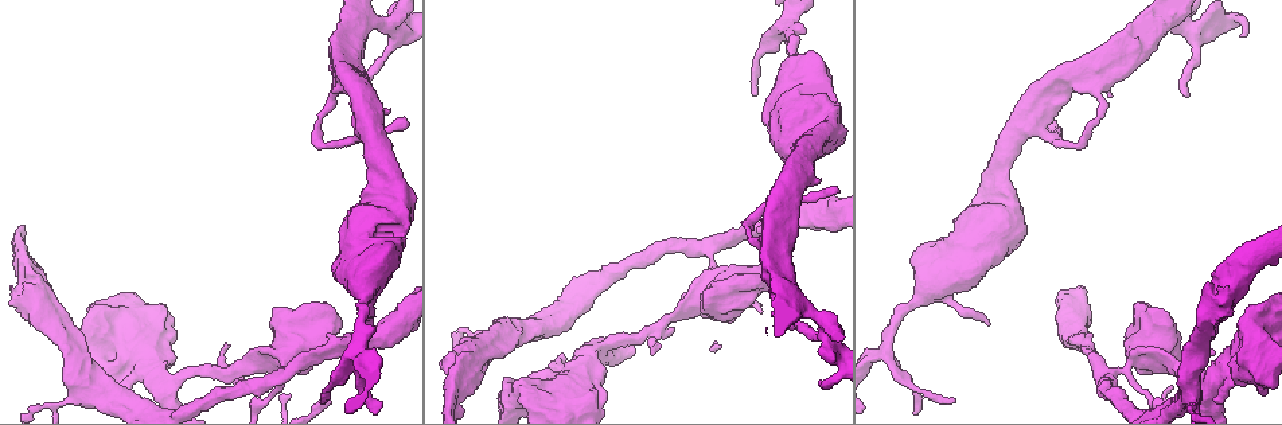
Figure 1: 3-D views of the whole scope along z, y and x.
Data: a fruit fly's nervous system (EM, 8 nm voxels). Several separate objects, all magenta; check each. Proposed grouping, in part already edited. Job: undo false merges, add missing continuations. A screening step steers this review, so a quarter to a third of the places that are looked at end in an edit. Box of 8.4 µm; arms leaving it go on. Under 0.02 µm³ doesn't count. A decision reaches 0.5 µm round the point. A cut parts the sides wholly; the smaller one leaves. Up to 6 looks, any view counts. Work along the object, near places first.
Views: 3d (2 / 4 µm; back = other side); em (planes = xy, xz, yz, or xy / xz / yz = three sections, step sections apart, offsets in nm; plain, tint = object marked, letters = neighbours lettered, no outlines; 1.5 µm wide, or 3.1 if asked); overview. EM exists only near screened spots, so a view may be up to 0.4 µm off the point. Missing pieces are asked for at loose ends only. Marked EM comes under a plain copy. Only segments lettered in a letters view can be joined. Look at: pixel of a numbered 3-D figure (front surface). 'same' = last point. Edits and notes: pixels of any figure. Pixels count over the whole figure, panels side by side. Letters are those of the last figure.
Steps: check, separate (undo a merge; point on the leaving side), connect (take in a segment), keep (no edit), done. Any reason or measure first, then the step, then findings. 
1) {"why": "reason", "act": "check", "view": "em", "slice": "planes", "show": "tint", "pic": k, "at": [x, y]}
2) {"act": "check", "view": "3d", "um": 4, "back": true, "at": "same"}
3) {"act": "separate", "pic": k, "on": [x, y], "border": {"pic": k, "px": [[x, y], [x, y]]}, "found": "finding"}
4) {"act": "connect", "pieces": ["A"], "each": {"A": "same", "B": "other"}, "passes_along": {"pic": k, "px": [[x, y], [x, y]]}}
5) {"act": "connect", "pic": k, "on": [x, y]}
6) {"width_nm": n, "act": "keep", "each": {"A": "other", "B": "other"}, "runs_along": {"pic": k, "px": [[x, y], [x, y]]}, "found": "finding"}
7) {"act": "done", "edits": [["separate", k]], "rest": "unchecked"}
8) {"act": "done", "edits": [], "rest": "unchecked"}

{"why": "three-way junction", "act": "check", "view": "3d", "um": 2, "pic": 1, "at": [792, 25]}

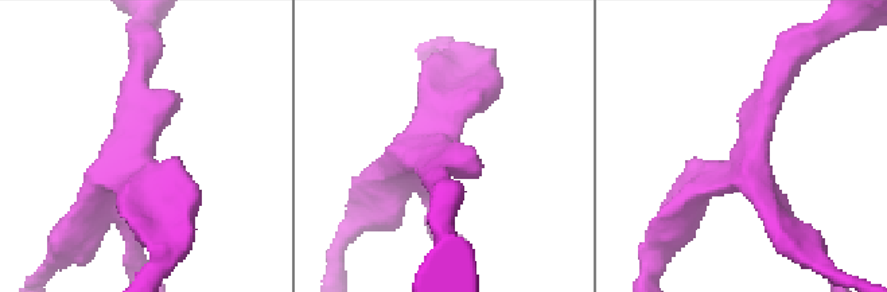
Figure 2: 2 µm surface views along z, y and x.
{"act": "check", "view": "em", "slice": "xy", "step": 8, "show": "tint", "pic": 2, "at": [435, 159]}

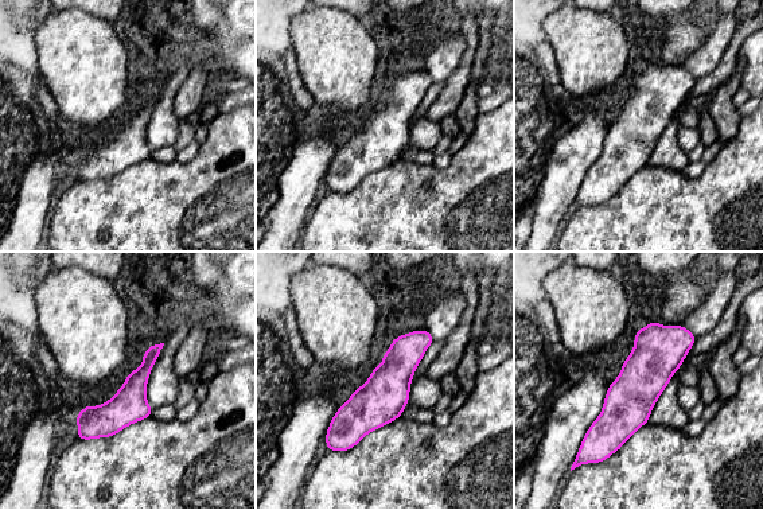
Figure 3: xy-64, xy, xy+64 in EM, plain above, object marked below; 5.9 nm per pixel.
{"why": "another direction", "act": "check", "view": "em", "slice": "xz", "step": 4, "show": "letters", "at": "same"}

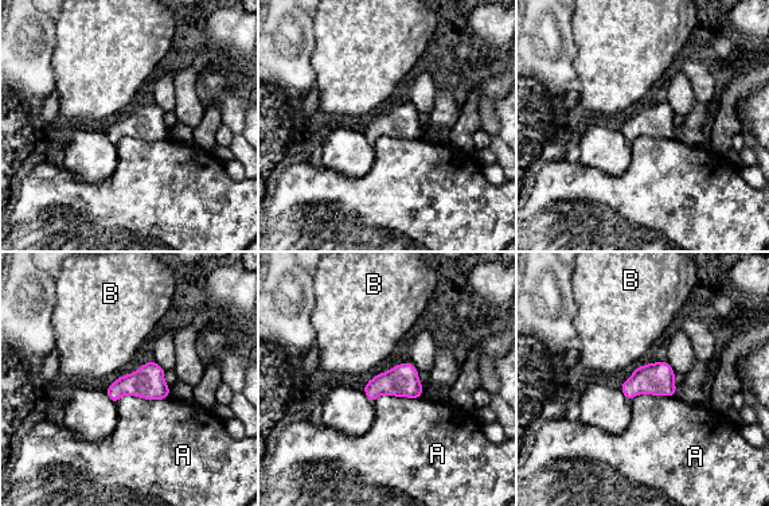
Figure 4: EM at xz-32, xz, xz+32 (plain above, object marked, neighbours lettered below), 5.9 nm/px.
{"longest_contact_nm": ["A", 320], "act": "keep", "each": {"A": "other", "B": "other"}, "border": {"pic": 4, "px": [[170, 397], [124, 394], [116, 403]]}, "found": "continuous, no second neuron"}

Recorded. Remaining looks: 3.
{"why": "tapers out", "act": "check", "view": "em", "slice": "planes", "show": "letters", "pic": 1, "at": [755, 92]}

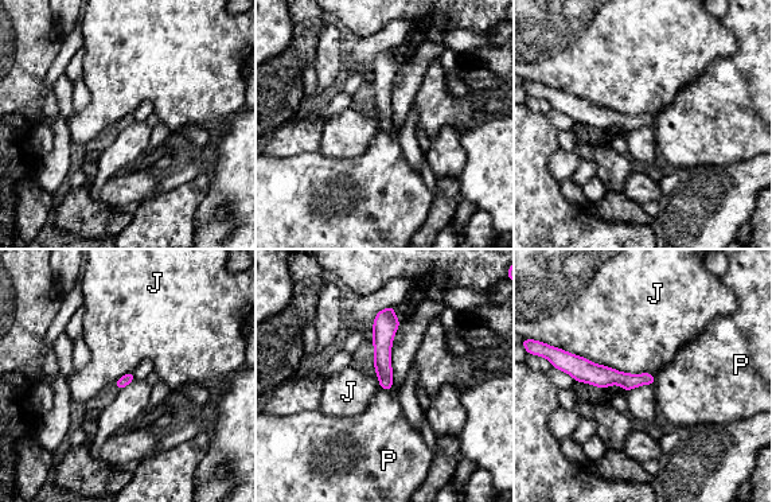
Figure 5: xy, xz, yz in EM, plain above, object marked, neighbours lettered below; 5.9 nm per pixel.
{"longest_contact_nm": ["J", 600], "act": "keep", "each": {"J": "other", "P": "other"}, "border": {"pic": 5, "px": [[556, 346], [619, 370], [654, 374]]}, "found": "no lettered segment goes on from it"}

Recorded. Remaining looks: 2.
{"act": "done", "edits": [], "rest": "unchecked"}

